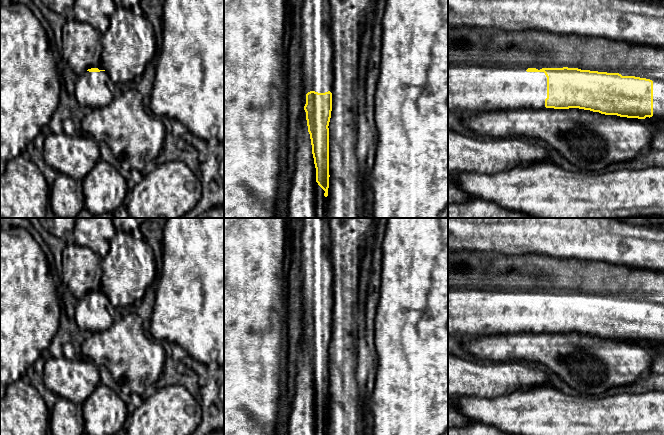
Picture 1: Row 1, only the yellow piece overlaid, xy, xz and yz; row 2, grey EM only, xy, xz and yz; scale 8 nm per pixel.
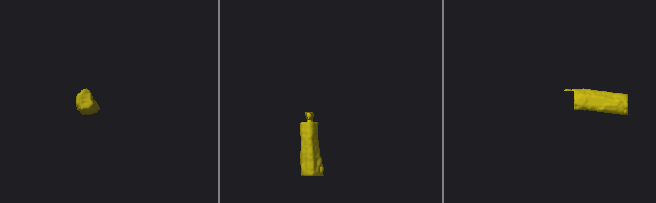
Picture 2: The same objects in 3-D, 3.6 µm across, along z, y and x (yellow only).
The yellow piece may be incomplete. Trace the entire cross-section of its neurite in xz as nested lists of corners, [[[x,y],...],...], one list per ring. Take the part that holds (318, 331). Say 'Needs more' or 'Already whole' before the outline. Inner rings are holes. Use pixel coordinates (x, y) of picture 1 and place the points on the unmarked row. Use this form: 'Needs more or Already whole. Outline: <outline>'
Needs more. Outline: [[[301,218],[303,230],[301,233],[301,264],[297,267],[297,274],[302,291],[302,319],[301,332],[306,336],[308,356],[310,358],[312,378],[316,392],[316,407],[309,418],[295,419],[293,410],[289,412],[287,435],[327,435],[328,412],[329,412],[329,346],[332,335],[332,312],[333,312],[333,266],[330,261],[330,218]]]

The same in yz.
Needs more. Outline: [[[462,261],[448,266],[448,339],[461,336],[503,335],[505,333],[579,332],[605,339],[645,343],[664,348],[664,272],[637,269],[637,283],[628,297],[607,297],[565,291],[550,277],[528,273],[521,264],[506,269],[474,268]]]

